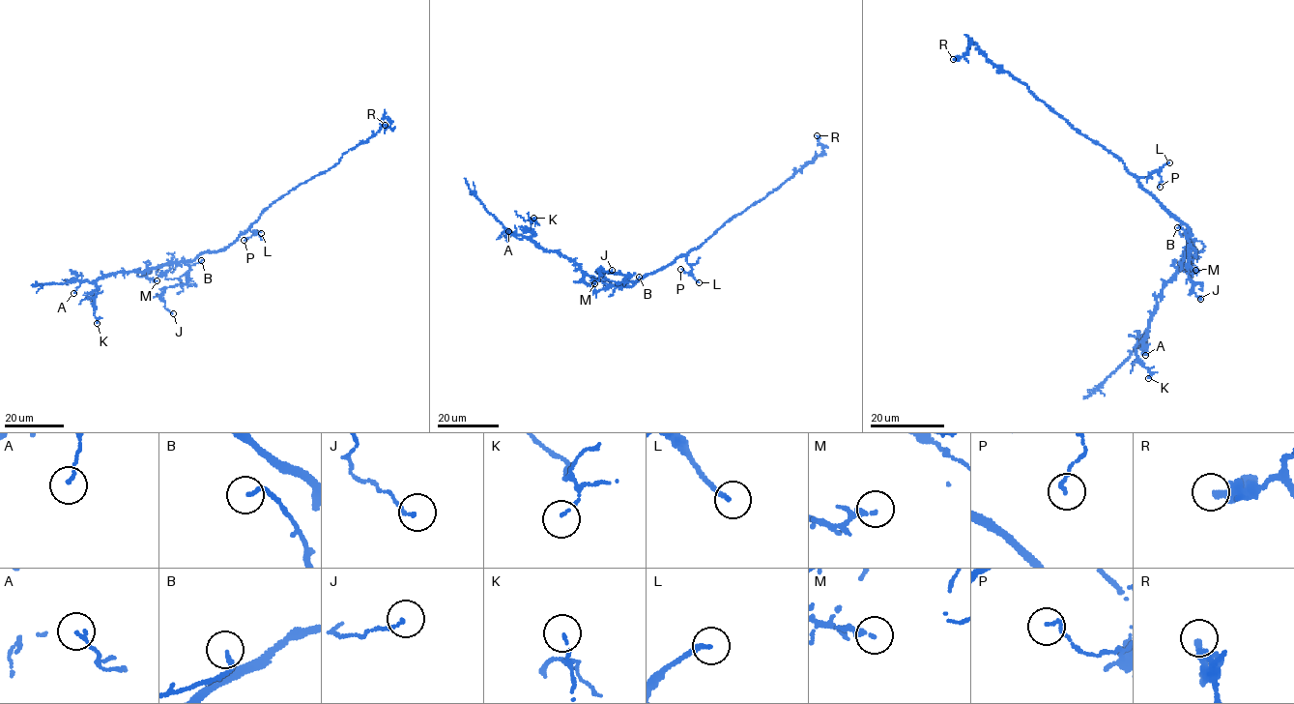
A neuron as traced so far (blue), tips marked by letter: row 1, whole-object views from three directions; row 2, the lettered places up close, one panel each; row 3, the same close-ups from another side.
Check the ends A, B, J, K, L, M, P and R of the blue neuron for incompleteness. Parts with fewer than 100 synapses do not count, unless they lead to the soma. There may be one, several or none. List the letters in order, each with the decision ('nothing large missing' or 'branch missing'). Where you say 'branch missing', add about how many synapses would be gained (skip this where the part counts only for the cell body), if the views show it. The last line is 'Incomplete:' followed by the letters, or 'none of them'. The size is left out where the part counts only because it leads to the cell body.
A: nothing large missing
B: nothing large missing
J: nothing large missing
K: nothing large missing
L: nothing large missing
M: nothing large missing
P: nothing large missing
R: nothing large missing
Incomplete: none of them

